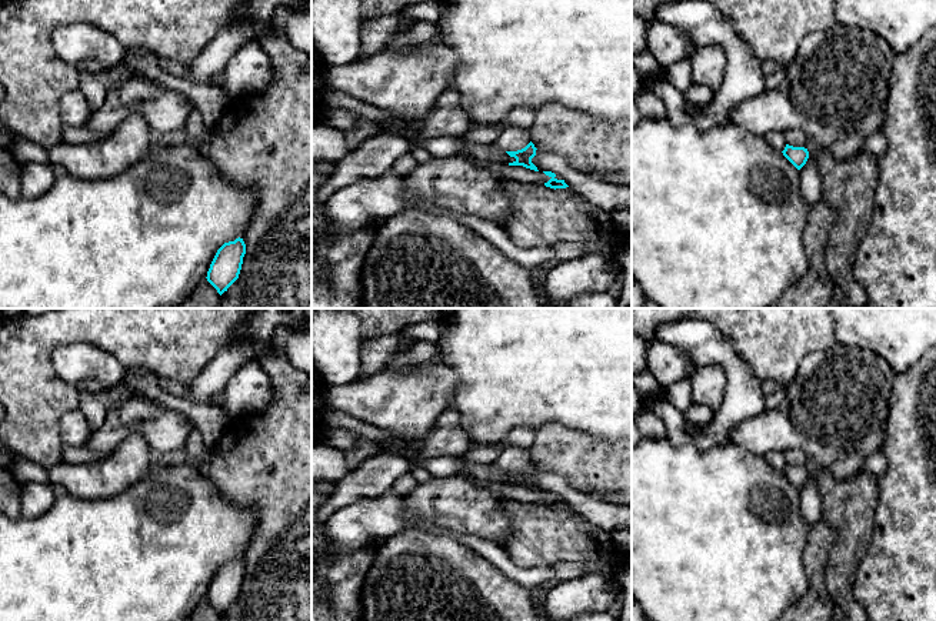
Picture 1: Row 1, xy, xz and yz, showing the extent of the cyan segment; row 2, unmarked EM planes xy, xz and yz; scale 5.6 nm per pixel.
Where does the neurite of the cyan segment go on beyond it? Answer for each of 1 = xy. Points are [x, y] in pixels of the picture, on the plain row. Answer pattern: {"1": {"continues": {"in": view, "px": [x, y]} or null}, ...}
{"1": {"continues": null}}

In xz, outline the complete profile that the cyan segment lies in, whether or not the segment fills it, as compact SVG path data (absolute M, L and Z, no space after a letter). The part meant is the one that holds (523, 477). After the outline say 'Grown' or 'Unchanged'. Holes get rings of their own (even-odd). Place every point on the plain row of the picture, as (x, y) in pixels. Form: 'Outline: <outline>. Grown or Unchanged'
Outline: M510 445L504 447L494 464L506 471L510 477L516 478L513 483L509 483L509 485L523 485L526 488L539 491L532 483L537 468L530 460L529 450Z. Grown

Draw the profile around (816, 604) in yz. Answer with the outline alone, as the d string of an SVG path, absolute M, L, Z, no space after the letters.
M819 521L810 528L803 554L812 585L802 600L789 607L779 621L832 621L835 602L826 585L826 565L836 542L836 528Z

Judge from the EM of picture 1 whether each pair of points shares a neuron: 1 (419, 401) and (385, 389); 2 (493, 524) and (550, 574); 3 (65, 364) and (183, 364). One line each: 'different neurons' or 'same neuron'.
1: same neuron
2: different neurons
3: different neurons

